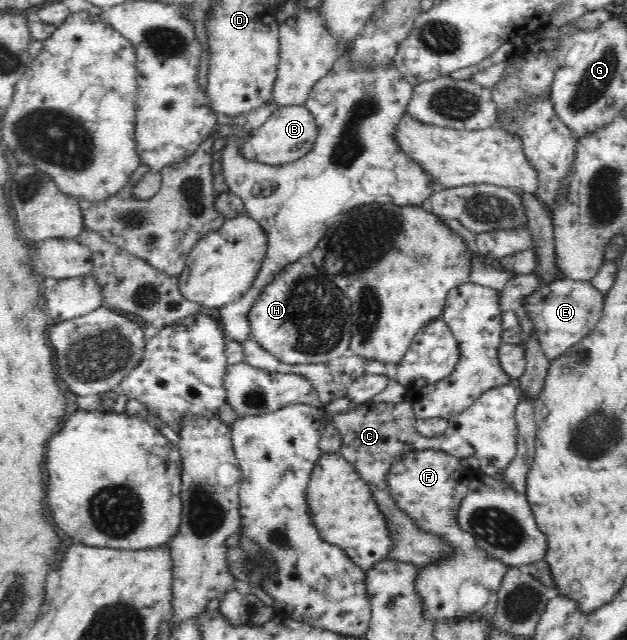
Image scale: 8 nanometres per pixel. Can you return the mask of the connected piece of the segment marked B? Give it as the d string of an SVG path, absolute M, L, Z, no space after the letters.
M305 105L279 106L242 145L241 156L266 165L286 165L312 151L318 135L318 124Z

